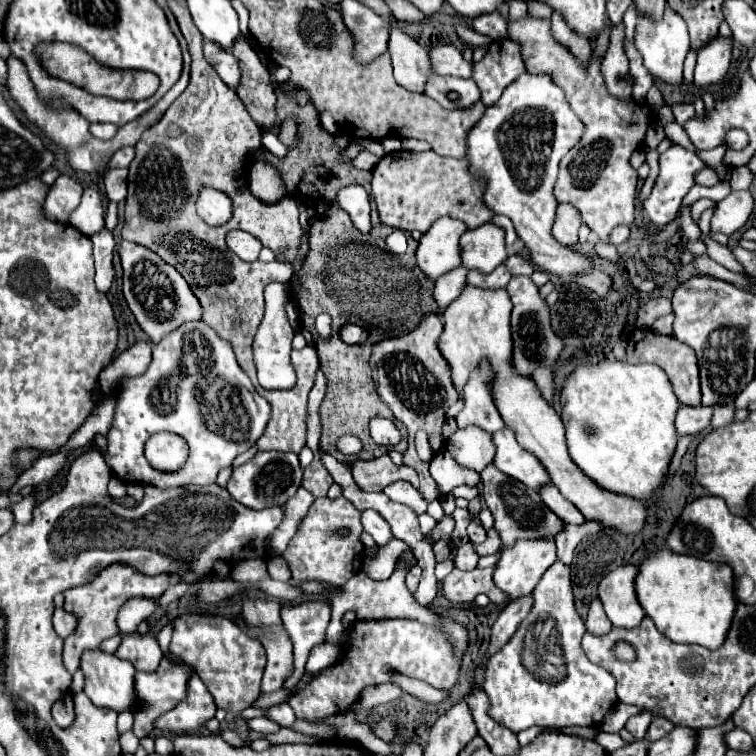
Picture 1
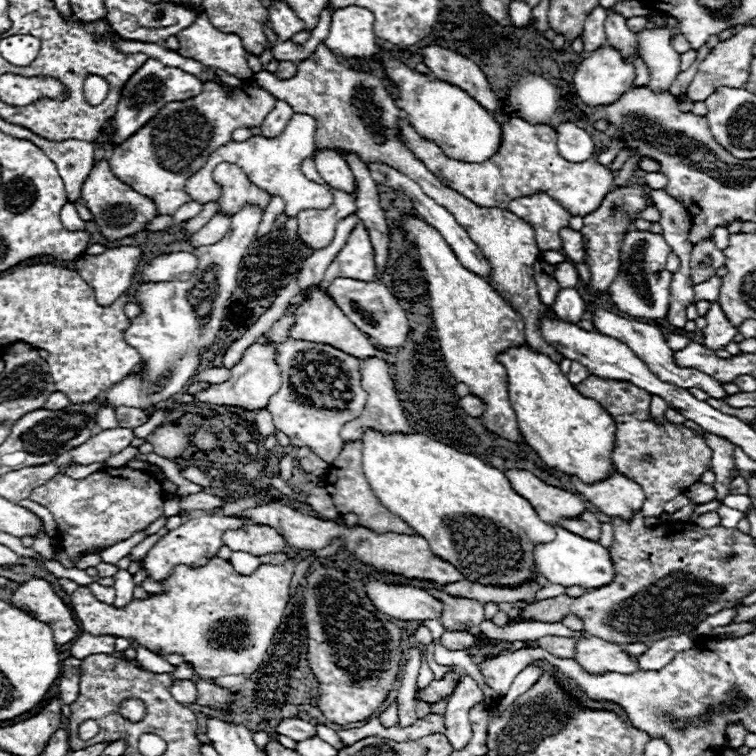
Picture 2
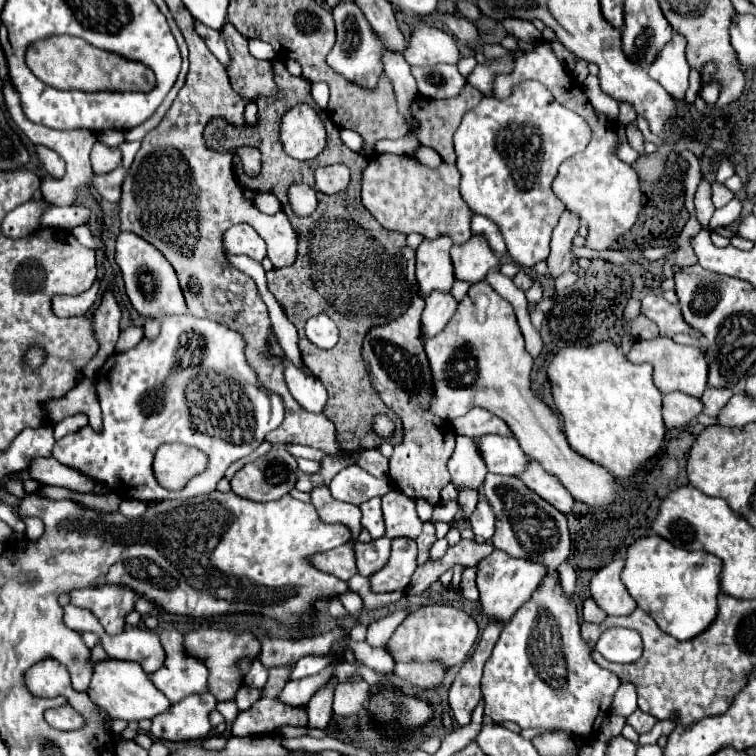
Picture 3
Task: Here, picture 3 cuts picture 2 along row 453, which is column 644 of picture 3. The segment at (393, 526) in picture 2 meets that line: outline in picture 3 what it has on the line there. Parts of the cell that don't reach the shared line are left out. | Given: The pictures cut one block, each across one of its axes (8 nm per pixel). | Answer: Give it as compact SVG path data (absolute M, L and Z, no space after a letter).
M656 338L656 340L638 340L628 354L628 360L634 364L648 362L654 368L654 386L660 392L684 392L690 396L700 398L708 386L708 362L702 350L694 346L682 346L672 342L670 338Z

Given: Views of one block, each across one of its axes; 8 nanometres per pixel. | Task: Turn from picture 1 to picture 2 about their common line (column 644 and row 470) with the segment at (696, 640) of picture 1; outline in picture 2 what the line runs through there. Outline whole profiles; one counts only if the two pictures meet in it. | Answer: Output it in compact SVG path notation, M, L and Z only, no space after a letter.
M528 346L510 348L510 350L502 352L498 356L498 360L504 364L504 368L508 372L510 404L512 404L512 408L516 412L518 428L524 434L528 446L534 448L538 452L538 456L546 464L550 464L552 468L558 468L560 472L566 472L568 476L578 476L586 484L606 480L612 474L614 462L612 462L610 454L612 454L612 450L616 446L616 424L614 424L612 416L600 404L596 404L596 400L584 398L568 382L568 378L560 372L556 362L552 362L544 354L532 352Z

